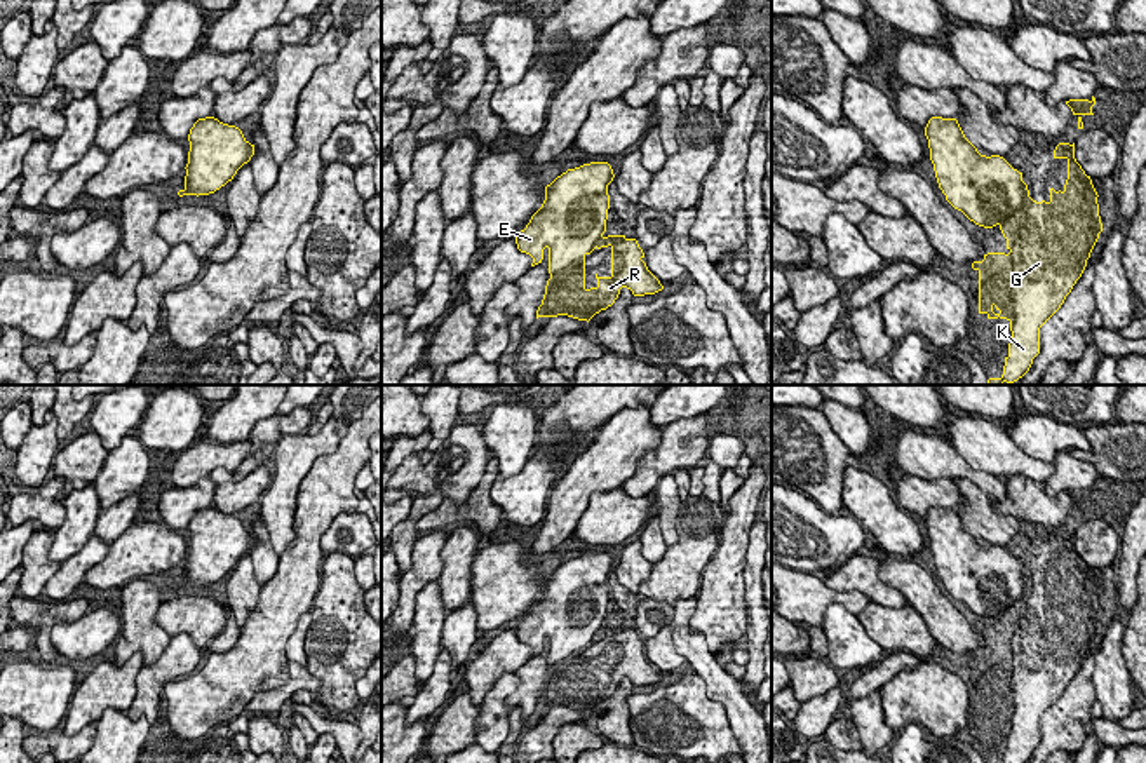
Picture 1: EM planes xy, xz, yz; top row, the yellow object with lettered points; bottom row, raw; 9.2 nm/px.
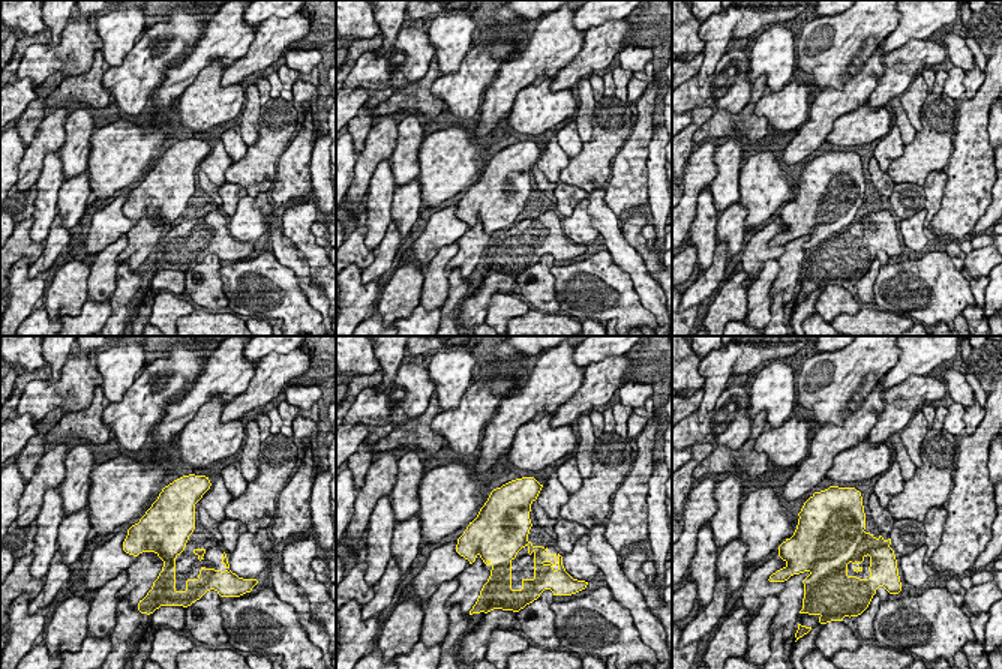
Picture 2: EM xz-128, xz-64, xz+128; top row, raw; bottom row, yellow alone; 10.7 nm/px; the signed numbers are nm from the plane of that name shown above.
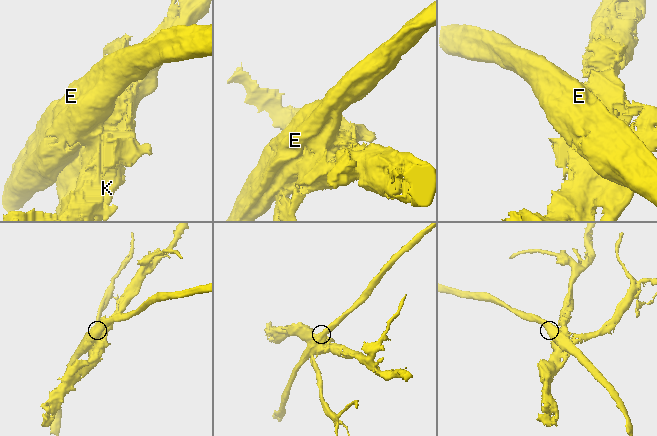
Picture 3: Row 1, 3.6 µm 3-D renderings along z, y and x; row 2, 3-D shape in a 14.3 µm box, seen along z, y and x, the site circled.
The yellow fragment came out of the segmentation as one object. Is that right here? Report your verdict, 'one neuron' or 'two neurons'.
two neurons

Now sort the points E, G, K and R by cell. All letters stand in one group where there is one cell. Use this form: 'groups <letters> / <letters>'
groups E / G K R

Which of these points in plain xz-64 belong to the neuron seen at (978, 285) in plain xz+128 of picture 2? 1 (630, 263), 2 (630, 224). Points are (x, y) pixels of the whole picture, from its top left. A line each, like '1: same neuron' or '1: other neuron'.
1: same neuron
2: other neuron

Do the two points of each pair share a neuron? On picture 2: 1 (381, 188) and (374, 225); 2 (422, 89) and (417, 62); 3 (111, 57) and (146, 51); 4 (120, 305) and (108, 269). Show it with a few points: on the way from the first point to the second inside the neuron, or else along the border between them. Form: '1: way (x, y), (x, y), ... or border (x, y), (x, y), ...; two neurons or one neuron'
1: way (380, 197), (378, 216); one neuron
2: border (435, 56), (420, 78), (395, 90); two neurons
3: border (144, 32), (119, 65), (107, 68); two neurons
4: border (120, 264), (117, 287), (108, 299); two neurons

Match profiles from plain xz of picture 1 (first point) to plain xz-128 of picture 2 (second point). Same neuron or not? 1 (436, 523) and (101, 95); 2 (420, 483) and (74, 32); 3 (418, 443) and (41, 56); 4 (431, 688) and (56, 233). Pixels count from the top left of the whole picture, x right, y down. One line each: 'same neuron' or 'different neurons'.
1: same neuron
2: same neuron
3: different neurons
4: same neuron

